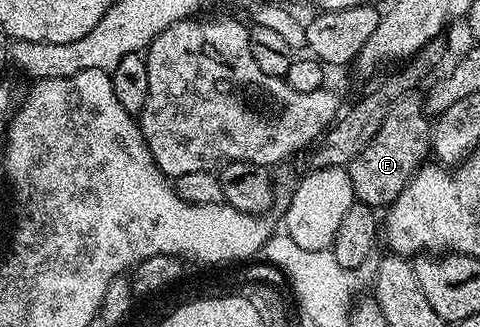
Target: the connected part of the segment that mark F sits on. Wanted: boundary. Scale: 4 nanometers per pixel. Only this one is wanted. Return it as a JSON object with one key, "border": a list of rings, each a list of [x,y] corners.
{"border":[[[405,97],[399,99],[386,113],[386,121],[382,121],[382,129],[374,133],[374,141],[358,153],[346,168],[350,177],[350,185],[354,189],[356,199],[373,209],[387,209],[393,201],[406,189],[412,176],[424,166],[430,155],[432,141],[432,123],[424,104],[419,98]]]}

